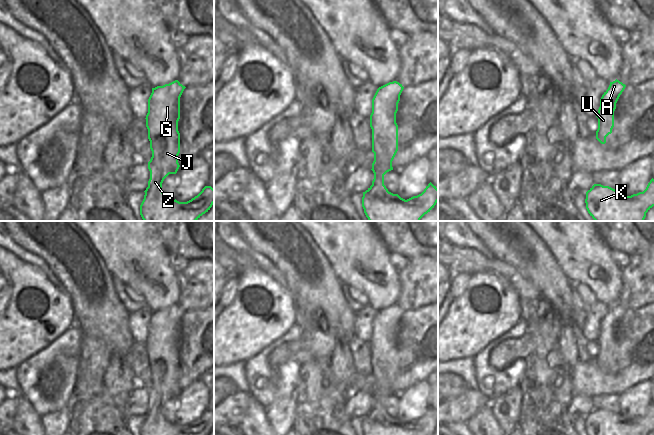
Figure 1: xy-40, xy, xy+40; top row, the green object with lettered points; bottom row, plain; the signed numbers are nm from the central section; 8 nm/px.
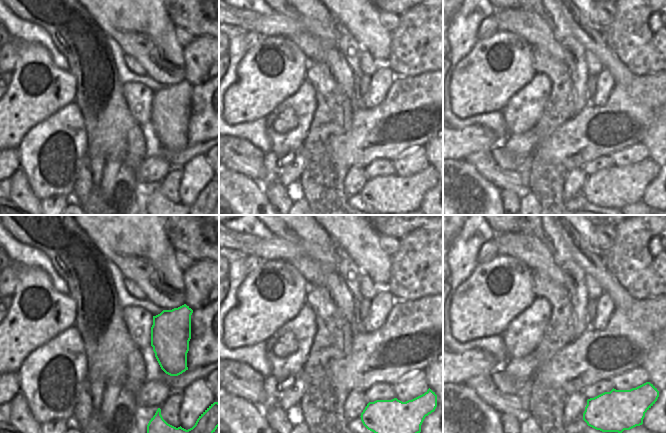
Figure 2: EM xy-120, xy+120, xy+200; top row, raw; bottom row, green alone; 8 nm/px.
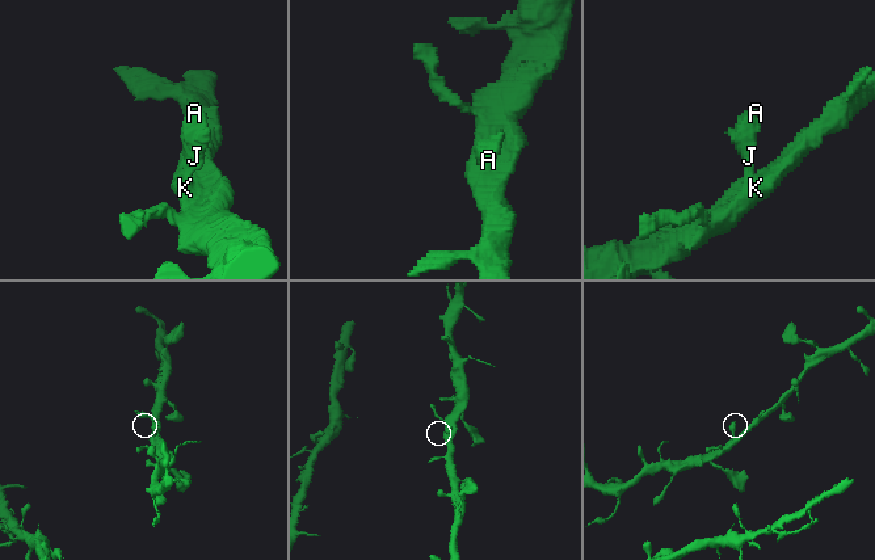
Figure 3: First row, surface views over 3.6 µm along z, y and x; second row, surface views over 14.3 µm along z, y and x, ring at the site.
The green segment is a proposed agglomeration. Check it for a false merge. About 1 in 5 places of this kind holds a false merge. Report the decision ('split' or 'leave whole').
leave whole

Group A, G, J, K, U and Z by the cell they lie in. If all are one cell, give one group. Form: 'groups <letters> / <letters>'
groups A G J K U Z

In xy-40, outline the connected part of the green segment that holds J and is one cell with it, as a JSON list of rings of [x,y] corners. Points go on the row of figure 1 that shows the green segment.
[[[178,80],[152,88],[148,99],[146,127],[152,157],[148,162],[150,179],[140,215],[144,221],[197,221],[214,204],[214,189],[205,186],[187,202],[167,198],[162,183],[169,174],[176,174],[180,165],[180,97],[186,87]]]

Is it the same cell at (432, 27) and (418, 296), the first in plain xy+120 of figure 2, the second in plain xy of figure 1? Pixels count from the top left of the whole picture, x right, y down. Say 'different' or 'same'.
same

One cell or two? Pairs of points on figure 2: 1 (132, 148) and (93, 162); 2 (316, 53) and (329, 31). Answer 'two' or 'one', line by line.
1: two
2: two

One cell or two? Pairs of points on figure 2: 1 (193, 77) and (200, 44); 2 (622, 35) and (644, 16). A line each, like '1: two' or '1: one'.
1: one
2: one

